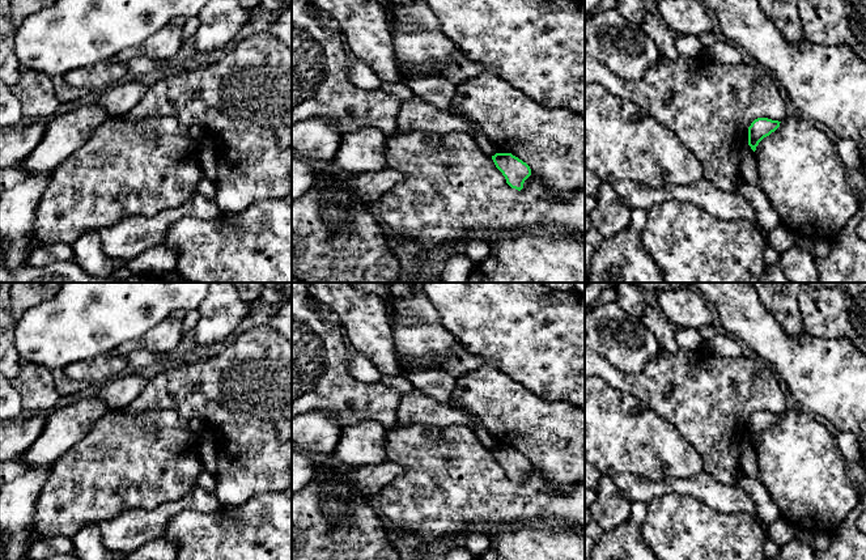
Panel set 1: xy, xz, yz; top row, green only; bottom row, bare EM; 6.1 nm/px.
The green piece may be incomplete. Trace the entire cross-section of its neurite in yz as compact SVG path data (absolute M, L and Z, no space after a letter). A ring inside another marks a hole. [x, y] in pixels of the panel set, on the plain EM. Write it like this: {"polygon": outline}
{"polygon": "M757 411L748 420L748 438L755 445L759 436L780 420L778 413Z"}

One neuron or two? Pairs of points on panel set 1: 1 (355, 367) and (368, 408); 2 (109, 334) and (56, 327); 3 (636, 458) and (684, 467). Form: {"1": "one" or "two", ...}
{"1": "two", "2": "one", "3": "one"}

